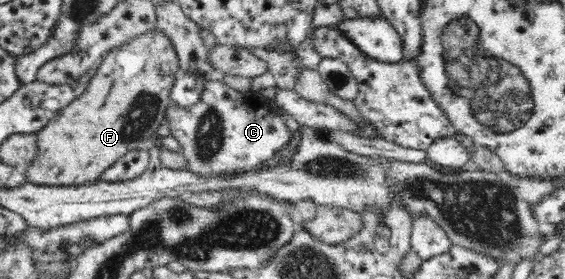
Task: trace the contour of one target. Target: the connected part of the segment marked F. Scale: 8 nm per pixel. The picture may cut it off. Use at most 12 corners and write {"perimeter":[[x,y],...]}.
{"perimeter":[[158,28],[111,48],[36,133],[24,170],[91,183],[166,124],[179,72]]}

